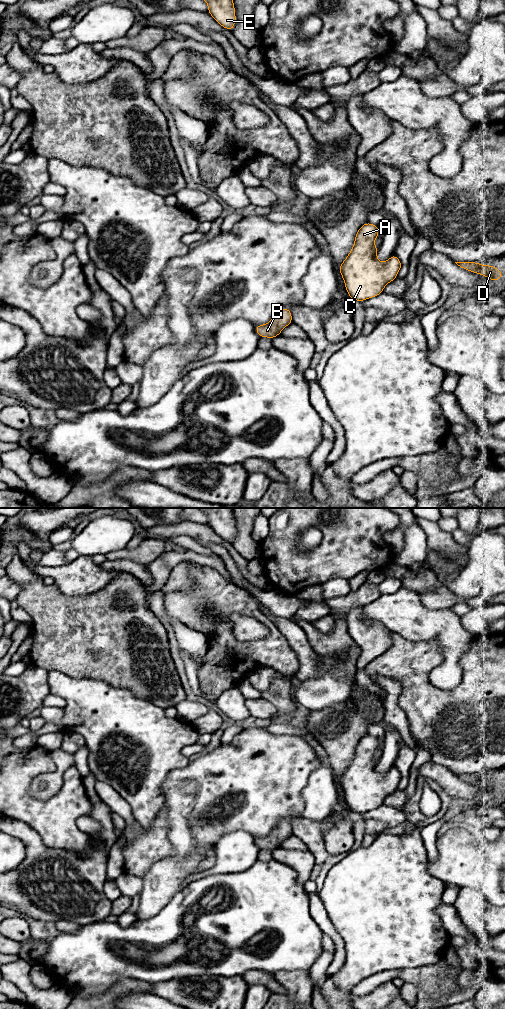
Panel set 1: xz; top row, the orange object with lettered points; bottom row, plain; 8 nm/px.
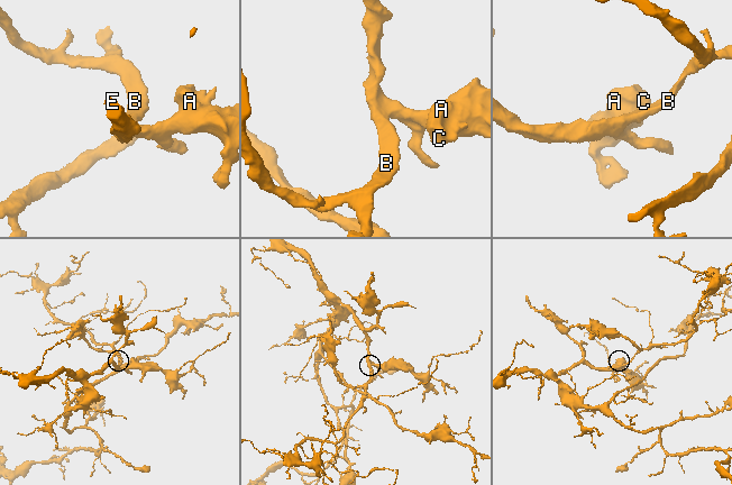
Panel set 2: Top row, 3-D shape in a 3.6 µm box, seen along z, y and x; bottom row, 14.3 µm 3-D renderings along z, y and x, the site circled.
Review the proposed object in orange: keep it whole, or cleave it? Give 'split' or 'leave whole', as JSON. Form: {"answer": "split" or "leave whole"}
{"answer": "leave whole"}

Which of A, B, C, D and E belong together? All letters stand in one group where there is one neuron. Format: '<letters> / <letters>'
A B C D E

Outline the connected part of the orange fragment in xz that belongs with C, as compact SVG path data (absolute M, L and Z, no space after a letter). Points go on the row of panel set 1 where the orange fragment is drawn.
M363 224L350 253L339 266L346 291L353 300L362 302L383 293L384 287L397 278L402 267L394 254L385 262L377 259L379 247L374 246L374 241L379 233L376 225Z

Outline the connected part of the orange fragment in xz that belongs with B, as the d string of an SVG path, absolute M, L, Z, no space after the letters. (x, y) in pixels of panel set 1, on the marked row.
M281 308L277 314L264 325L256 325L255 330L259 337L273 339L281 335L281 330L292 322L292 313L288 308Z

